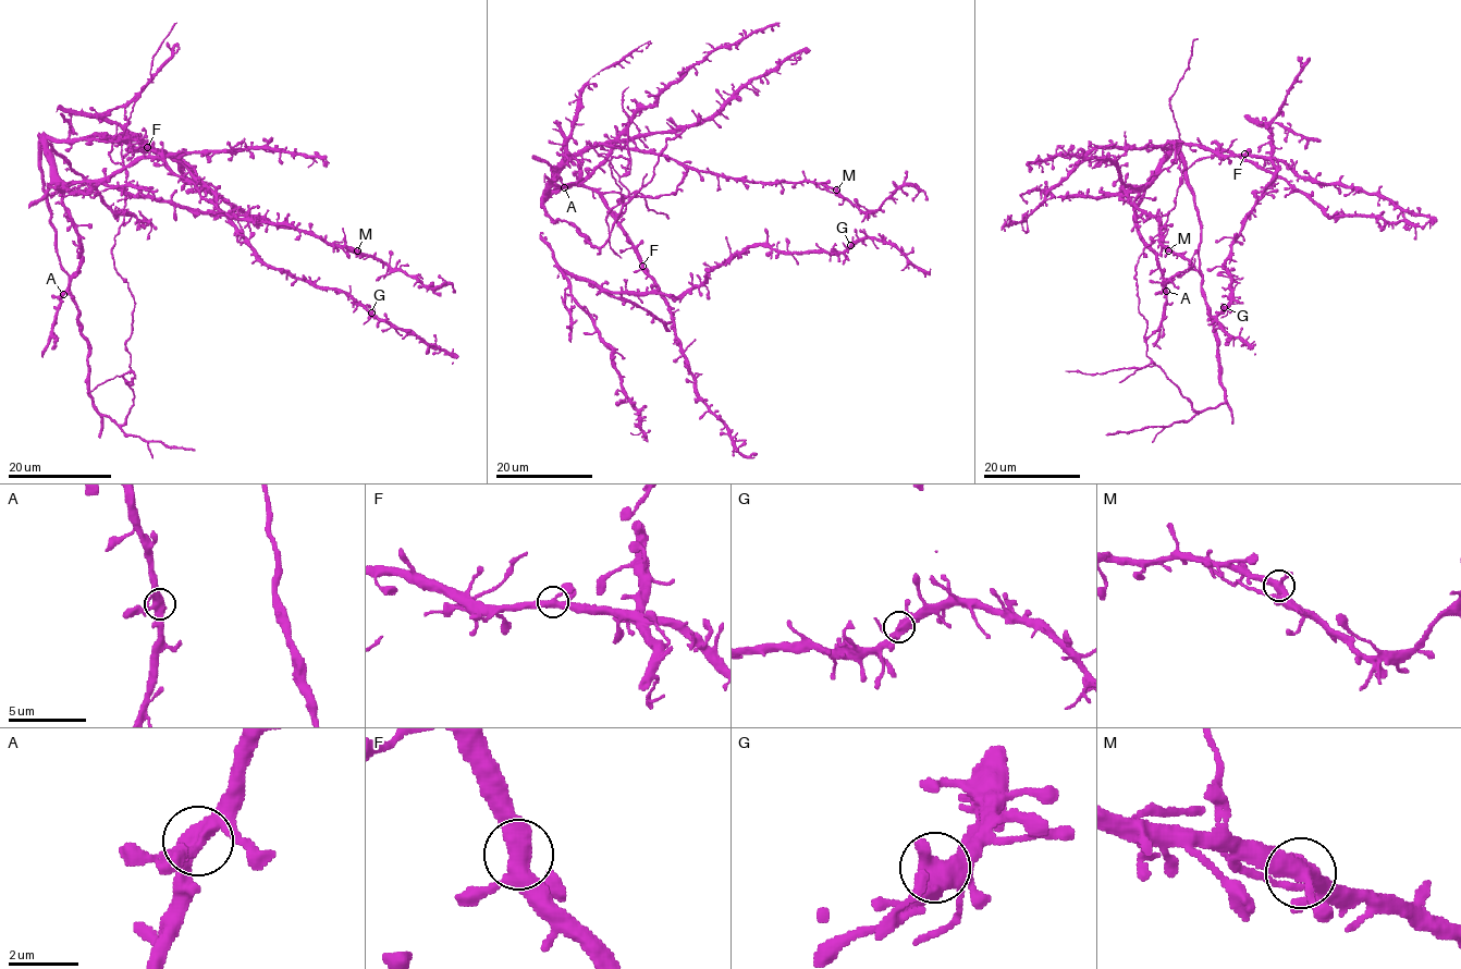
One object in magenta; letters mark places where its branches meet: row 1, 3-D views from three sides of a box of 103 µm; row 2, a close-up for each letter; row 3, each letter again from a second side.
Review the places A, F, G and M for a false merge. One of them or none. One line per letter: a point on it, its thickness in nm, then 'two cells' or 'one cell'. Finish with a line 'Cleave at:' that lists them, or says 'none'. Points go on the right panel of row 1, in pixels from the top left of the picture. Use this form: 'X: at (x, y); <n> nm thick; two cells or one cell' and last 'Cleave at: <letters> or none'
A: at (1166, 291); 420 nm thick; one cell
F: at (1244, 154); 400 nm thick; one cell
G: at (1224, 307); 460 nm thick; one cell
M: at (1168, 250); 420 nm thick; one cell
Cleave at: none

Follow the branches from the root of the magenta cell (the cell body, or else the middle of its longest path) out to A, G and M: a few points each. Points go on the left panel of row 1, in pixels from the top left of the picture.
A: (95, 135), (47, 140), (51, 171), (64, 188), (63, 207), (77, 234), (80, 248), (80, 267), (63, 294)
G: (95, 135), (163, 149), (213, 195), (218, 208), (264, 261), (318, 286), (346, 292), (371, 313)
M: (95, 135), (48, 139), (50, 168), (65, 182), (101, 182), (199, 212), (243, 215), (296, 227), (357, 252)

